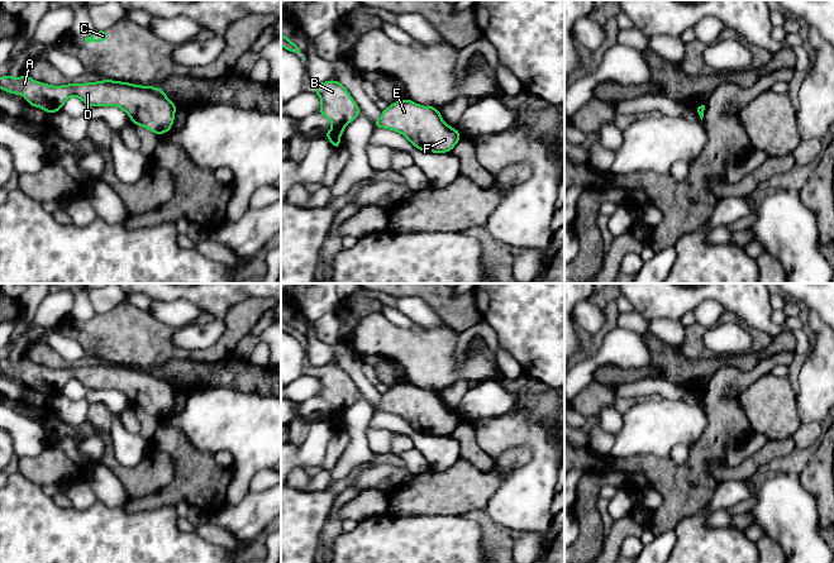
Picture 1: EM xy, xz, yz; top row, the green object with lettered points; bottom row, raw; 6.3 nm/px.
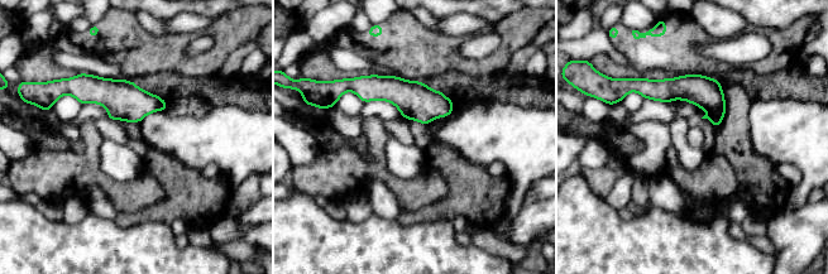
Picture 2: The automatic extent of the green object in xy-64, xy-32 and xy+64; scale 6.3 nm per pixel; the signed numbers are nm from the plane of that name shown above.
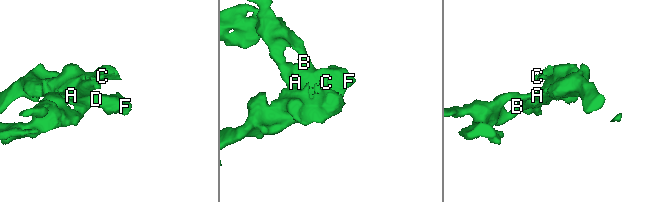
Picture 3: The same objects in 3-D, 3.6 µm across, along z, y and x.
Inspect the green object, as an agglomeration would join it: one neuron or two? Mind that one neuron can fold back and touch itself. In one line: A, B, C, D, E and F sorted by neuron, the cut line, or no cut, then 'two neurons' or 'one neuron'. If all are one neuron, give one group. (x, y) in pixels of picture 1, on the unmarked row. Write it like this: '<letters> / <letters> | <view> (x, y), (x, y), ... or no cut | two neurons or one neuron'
A B C D E F | no cut | one neuron

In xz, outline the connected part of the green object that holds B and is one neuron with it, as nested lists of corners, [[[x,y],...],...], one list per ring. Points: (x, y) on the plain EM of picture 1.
[[[338,363],[316,367],[314,376],[321,383],[318,397],[324,399],[333,406],[332,412],[328,414],[324,420],[327,420],[330,428],[337,433],[342,430],[338,421],[343,419],[344,411],[352,406],[362,393]]]

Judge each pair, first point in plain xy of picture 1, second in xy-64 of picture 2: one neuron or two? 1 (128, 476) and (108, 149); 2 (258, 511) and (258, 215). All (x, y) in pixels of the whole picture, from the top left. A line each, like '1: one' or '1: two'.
1: two
2: one

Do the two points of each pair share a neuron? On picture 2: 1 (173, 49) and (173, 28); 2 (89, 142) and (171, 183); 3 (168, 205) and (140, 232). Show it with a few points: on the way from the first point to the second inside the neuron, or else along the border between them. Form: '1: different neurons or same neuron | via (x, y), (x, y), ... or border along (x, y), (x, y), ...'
1: different neurons | border along (202, 28), (195, 32), (170, 34)
2: different neurons | border along (144, 168), (159, 183), (163, 196)
3: different neurons | border along (168, 222), (143, 221), (123, 227)

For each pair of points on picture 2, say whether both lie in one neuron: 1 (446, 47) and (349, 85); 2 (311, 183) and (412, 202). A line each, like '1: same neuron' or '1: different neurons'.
1: same neuron
2: same neuron

